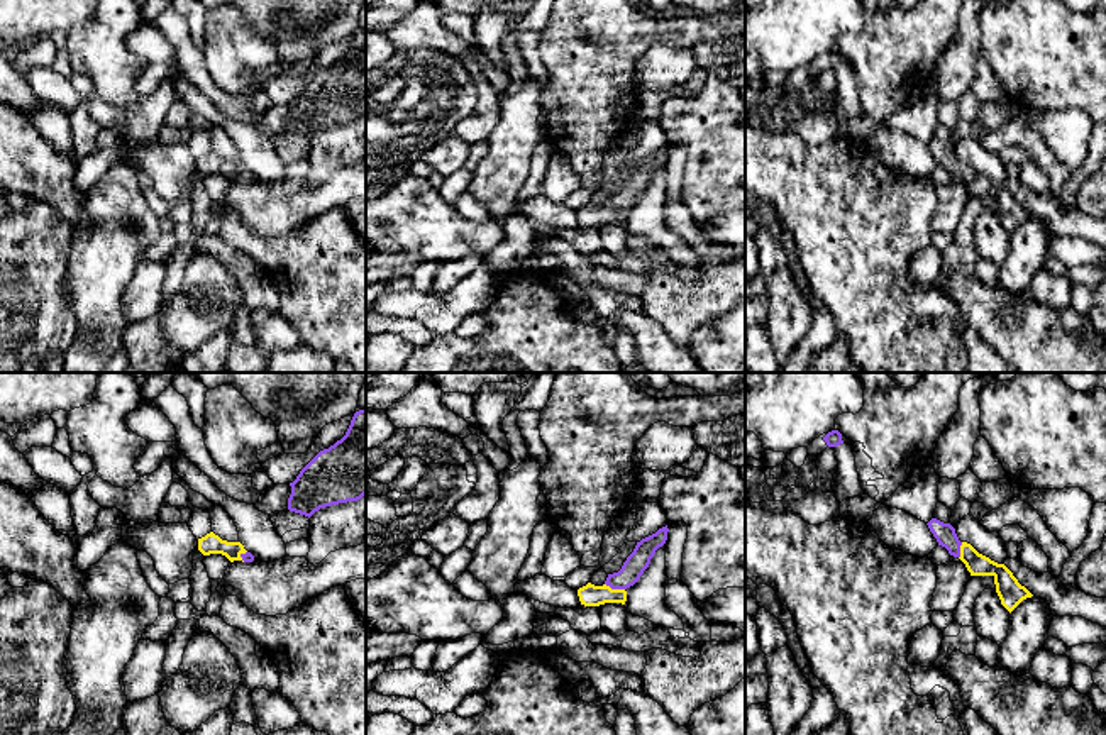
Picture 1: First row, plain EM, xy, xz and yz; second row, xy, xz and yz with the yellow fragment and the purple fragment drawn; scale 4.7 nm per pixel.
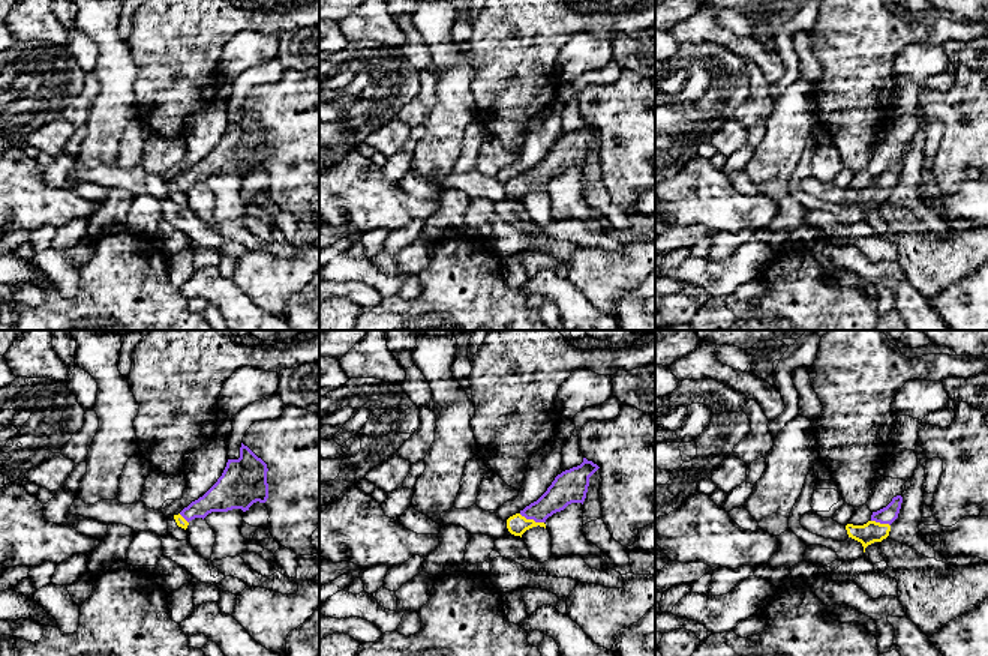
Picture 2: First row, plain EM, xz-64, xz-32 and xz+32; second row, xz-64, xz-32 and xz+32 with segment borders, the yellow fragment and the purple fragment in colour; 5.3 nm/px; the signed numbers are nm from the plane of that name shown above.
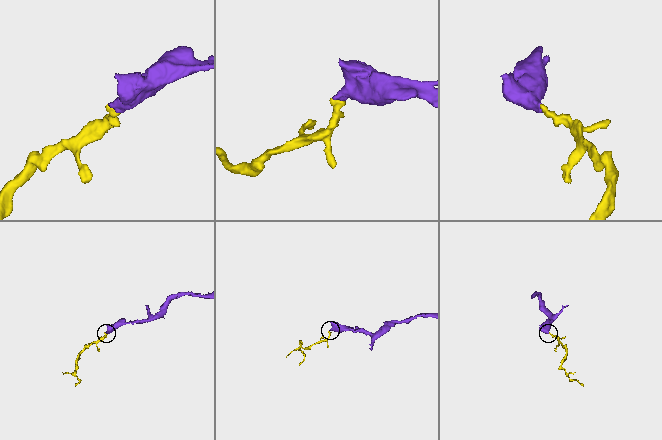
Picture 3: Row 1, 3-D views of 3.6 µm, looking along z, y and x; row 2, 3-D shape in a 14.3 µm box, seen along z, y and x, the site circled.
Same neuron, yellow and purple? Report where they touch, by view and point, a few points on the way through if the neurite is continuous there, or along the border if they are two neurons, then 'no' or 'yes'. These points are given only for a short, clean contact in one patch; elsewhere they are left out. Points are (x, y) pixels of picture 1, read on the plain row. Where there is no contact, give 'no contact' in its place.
xz (615, 210) | across xz (590, 215), (603, 215), (615, 210), (639, 180) | yes

